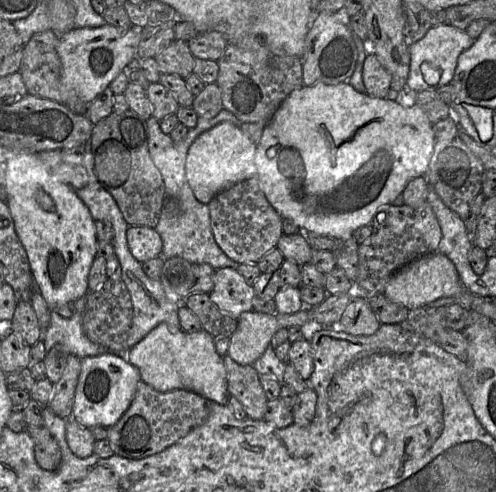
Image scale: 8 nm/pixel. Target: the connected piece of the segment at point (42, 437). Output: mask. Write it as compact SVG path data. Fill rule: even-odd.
M27 426L25 431L34 441L34 455L37 464L48 471L58 469L62 459L61 449L49 430L44 426Z

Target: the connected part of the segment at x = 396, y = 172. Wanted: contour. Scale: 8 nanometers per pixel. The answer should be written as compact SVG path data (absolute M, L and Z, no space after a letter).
M348 82L333 85L324 83L312 86L303 85L287 96L271 120L265 125L255 154L257 177L267 200L283 219L292 220L304 232L313 232L334 239L348 239L358 228L371 224L381 206L392 205L395 198L403 193L411 180L425 177L433 155L434 143L433 124L417 104L405 106L395 100L372 97L366 93L358 92Z

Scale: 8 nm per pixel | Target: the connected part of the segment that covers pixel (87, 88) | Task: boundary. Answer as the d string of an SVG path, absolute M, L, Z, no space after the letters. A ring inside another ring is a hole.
M105 24L96 28L73 28L60 35L57 45L61 61L60 85L69 91L69 95L90 103L130 61L137 58L142 29L136 25L122 29Z

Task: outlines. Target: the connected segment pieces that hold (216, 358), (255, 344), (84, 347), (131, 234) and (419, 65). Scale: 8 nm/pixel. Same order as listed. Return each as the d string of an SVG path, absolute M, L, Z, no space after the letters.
M160 323L128 351L127 361L138 369L142 382L159 392L185 389L220 405L228 403L230 395L223 357L216 352L215 339L203 329L194 333L183 330L172 332L166 323Z
M303 307L297 313L290 314L290 315L279 314L279 313L274 314L274 315L270 315L270 314L264 314L264 313L255 312L255 311L245 312L245 313L242 313L237 320L237 328L236 328L235 332L230 337L230 344L229 344L227 355L230 356L231 359L236 361L236 363L238 363L240 365L251 365L252 366L253 363L257 359L259 359L263 355L265 350L270 346L272 337L279 329L281 329L281 328L289 329L293 326L301 327L301 329L304 333L304 337L305 337L305 334L307 334L307 333L315 333L317 331L321 331L324 329L333 329L333 328L327 328L323 325L320 325L320 324L314 322L314 321L311 321L309 319L309 315L308 315L308 307Z
M87 294L74 301L75 313L71 318L64 318L56 311L51 311L50 324L43 335L46 353L56 344L64 345L70 354L80 359L98 356L109 352L87 338L82 329L82 317L87 301Z
M129 226L126 230L126 238L131 254L140 263L161 256L162 239L154 228Z
M448 23L432 26L418 41L409 46L410 69L406 86L419 92L423 90L436 91L451 83L459 55L470 48L475 40L465 30L456 28Z

